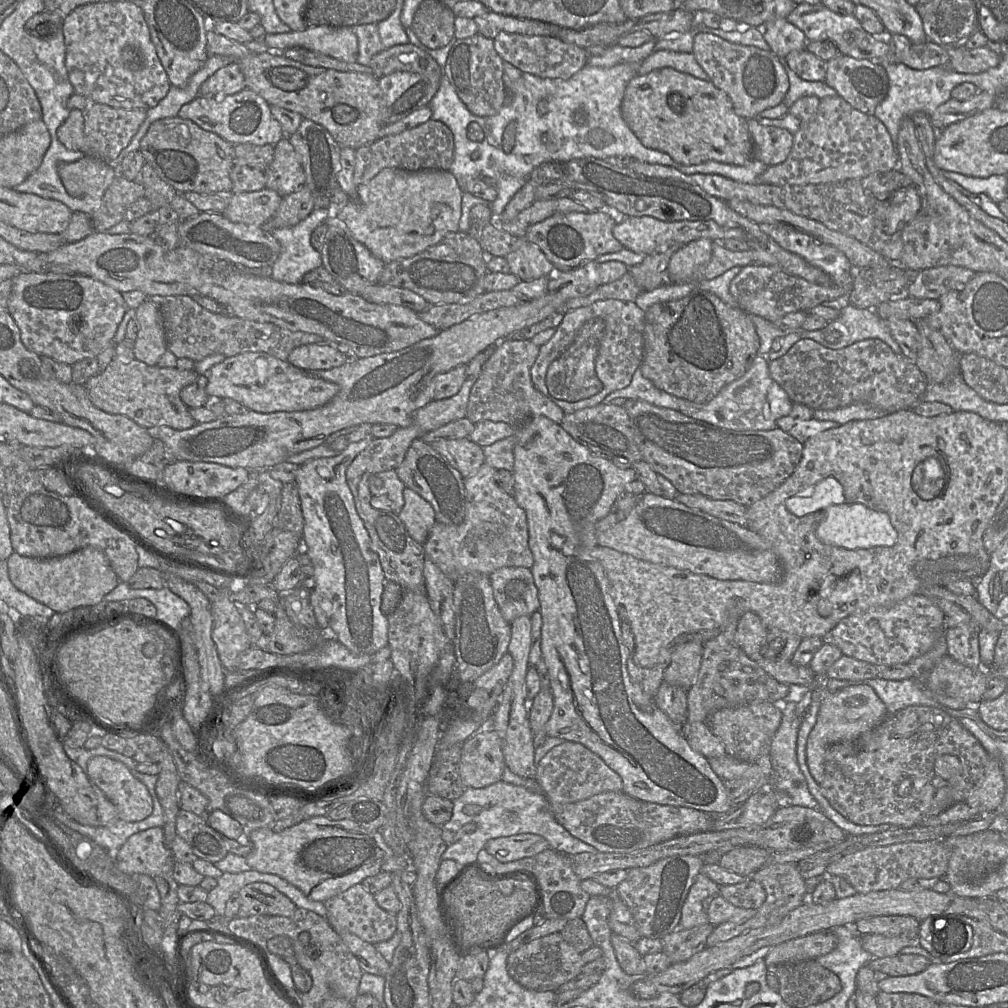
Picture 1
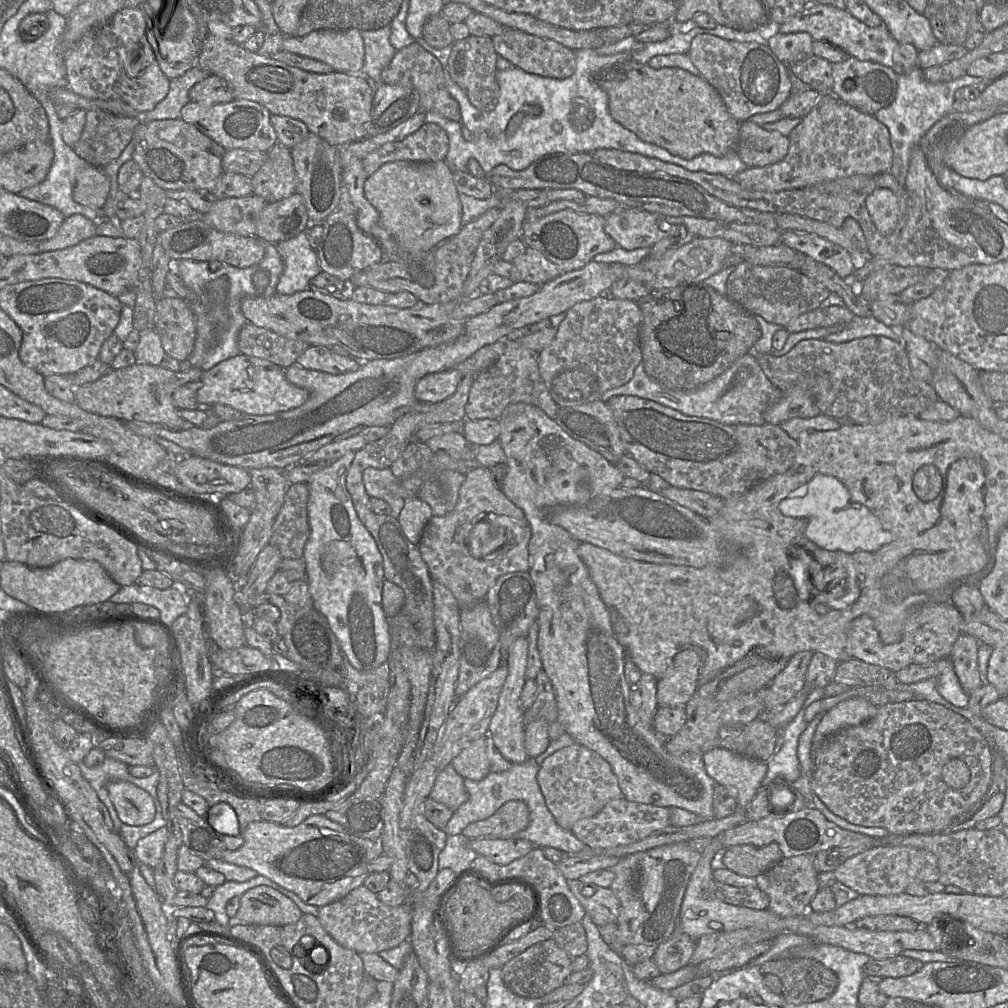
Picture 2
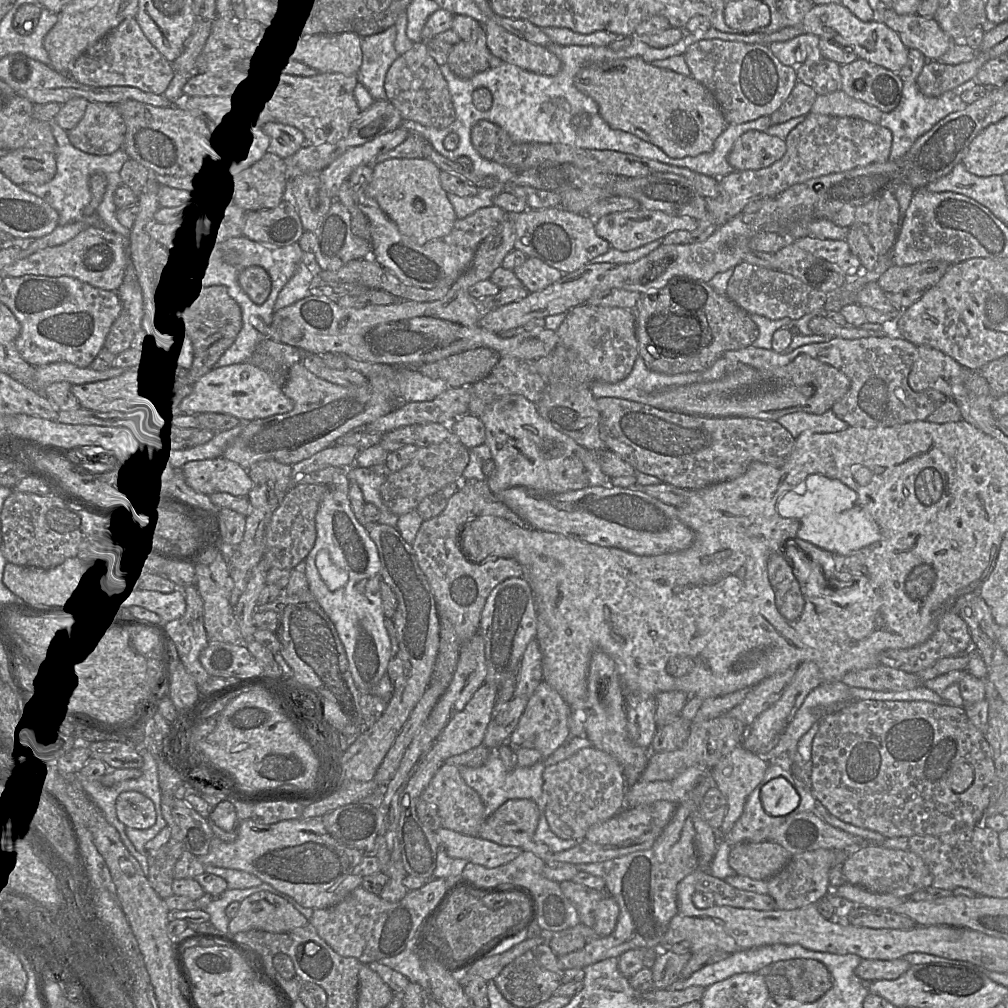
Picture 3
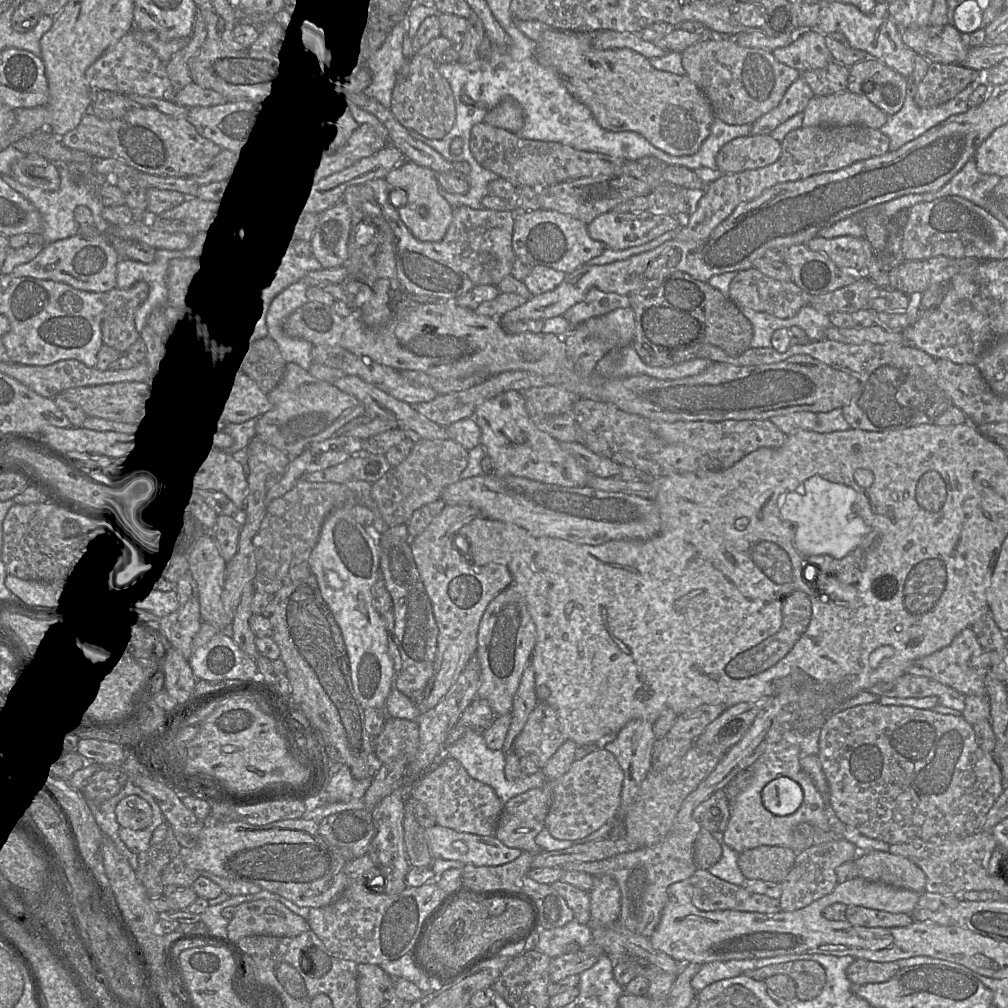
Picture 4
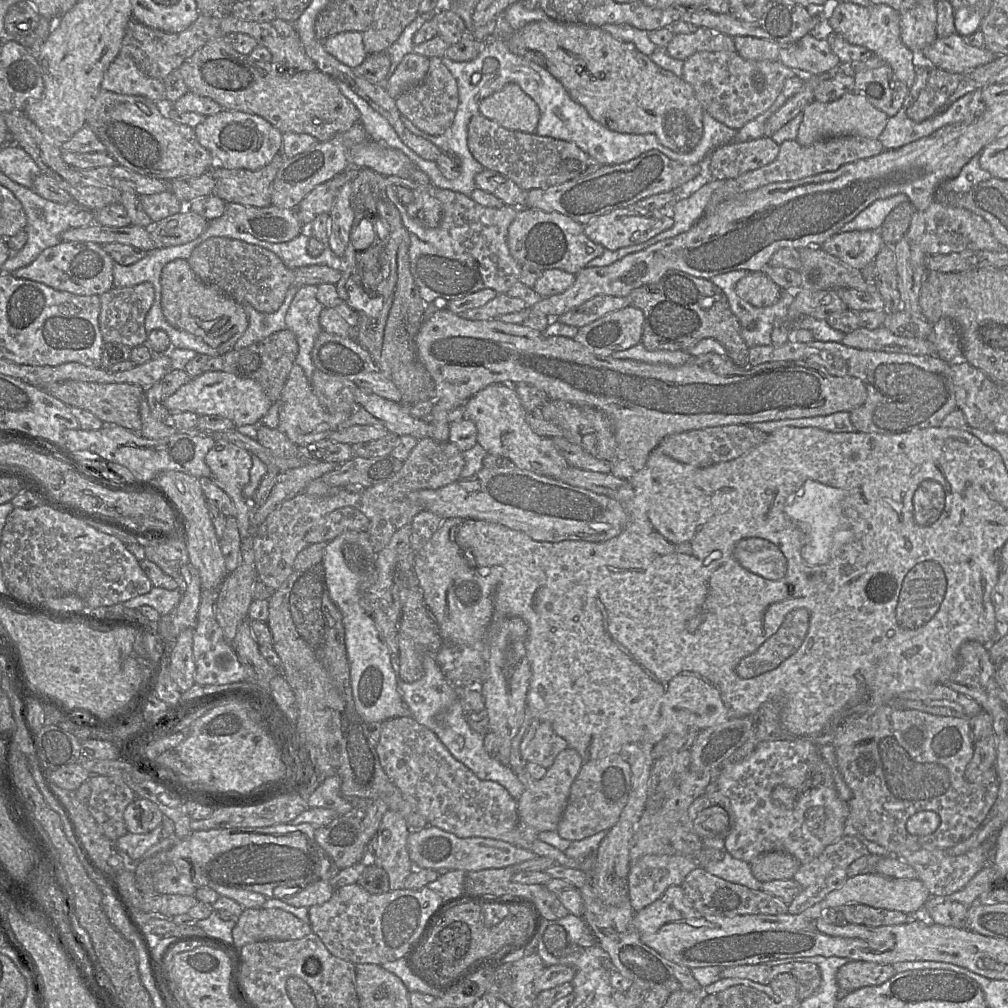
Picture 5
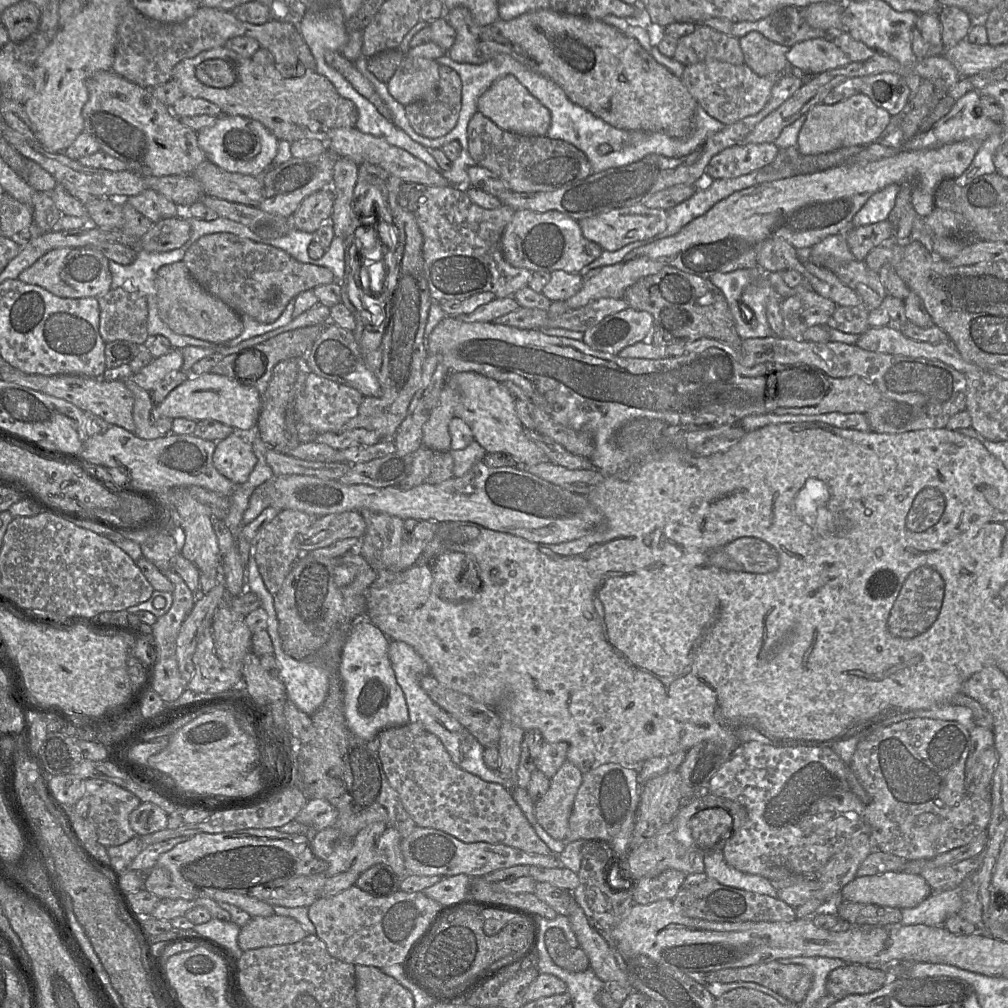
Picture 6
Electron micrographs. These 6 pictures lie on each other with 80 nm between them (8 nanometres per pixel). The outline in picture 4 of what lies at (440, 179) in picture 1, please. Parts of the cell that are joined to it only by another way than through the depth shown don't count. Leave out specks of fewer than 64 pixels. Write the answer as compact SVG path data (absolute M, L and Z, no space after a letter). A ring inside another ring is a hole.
M405 157L401 164L386 174L385 180L391 186L400 188L407 194L407 201L397 209L401 220L412 235L426 242L441 240L452 221L453 207L441 195L436 172Z

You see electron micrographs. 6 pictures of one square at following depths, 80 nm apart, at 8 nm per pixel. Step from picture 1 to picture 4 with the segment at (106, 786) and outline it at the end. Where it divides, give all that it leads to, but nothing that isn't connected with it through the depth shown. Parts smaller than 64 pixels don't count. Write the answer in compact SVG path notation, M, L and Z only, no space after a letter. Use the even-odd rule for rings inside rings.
M137 795L124 797L115 808L116 820L122 828L143 830L153 822L152 808Z

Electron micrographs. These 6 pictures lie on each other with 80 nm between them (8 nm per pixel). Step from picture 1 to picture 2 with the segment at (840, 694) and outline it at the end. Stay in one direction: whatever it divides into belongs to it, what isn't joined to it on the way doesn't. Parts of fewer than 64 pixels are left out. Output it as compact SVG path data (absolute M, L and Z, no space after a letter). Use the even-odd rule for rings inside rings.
M854 697L842 701L825 712L818 724L812 740L812 759L816 749L830 735L849 726L862 724L877 713L878 706L864 697Z

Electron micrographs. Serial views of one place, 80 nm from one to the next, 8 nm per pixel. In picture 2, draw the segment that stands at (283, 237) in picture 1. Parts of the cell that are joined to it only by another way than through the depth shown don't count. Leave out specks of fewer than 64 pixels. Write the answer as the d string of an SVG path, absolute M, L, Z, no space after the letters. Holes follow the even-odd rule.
M308 218L307 228L296 237L276 243L283 262L283 272L277 284L277 293L291 295L309 288L311 280L322 270L318 256L308 242L308 229L316 223Z

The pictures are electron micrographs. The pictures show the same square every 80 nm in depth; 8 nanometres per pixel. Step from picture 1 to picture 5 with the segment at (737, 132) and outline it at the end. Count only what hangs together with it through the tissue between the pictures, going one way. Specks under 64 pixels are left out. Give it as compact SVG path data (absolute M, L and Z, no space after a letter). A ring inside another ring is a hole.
M552 19L531 22L514 31L507 40L512 53L536 63L553 75L573 100L609 130L619 133L654 134L665 147L678 152L691 151L703 135L704 108L693 87L682 77L655 64L632 43L615 39L600 27L558 22Z

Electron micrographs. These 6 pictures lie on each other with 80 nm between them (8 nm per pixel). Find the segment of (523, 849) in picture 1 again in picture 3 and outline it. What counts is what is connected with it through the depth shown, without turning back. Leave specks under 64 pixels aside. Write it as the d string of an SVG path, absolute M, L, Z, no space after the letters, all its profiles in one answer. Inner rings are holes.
M440 827L436 830L438 842L451 858L466 859L470 863L486 868L495 868L517 858L523 849L503 846L479 836L469 836Z

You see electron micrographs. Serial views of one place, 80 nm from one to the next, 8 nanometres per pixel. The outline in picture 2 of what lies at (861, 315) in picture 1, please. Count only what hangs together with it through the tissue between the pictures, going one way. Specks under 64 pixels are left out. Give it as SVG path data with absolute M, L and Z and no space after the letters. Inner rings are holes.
M855 316L846 327L836 333L827 335L824 340L833 343L843 343L868 336L884 336L897 342L901 342L898 328L887 326L874 316Z

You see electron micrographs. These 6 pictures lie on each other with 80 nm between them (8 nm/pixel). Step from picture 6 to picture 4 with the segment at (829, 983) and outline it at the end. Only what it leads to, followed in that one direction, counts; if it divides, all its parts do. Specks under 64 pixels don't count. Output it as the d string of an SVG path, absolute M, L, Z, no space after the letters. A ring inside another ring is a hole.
M855 959L846 969L846 975L853 987L868 983L882 983L890 980L900 970L897 962L874 962Z

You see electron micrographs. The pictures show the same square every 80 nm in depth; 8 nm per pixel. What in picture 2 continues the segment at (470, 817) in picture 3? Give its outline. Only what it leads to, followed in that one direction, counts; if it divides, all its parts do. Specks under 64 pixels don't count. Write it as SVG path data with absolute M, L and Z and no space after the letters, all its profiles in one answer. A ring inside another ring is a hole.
M449 764L437 776L429 797L455 812L467 801L469 795L464 785L464 778Z

